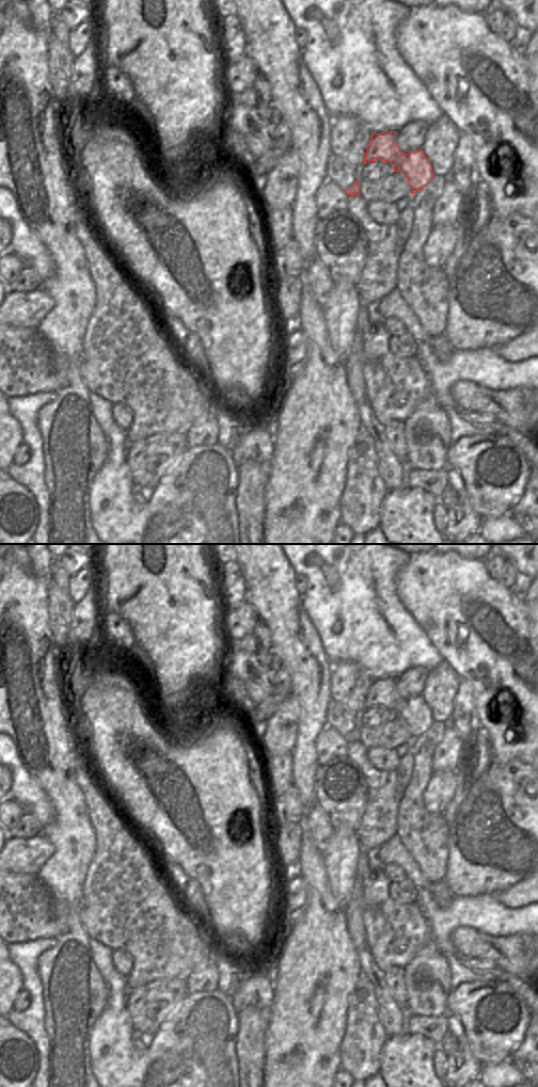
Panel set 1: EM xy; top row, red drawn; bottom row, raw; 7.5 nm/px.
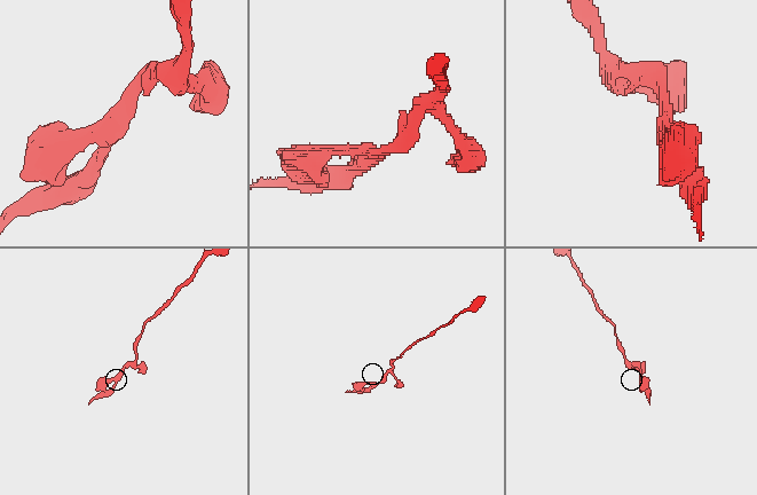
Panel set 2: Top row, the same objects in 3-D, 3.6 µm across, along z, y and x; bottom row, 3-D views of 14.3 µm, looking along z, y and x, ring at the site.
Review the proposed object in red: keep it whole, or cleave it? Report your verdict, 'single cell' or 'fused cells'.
single cell

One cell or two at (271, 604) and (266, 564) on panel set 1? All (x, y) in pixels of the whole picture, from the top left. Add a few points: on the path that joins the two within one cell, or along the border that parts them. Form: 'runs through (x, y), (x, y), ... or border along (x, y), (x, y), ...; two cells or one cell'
runs through (271, 594), (268, 574); one cell

